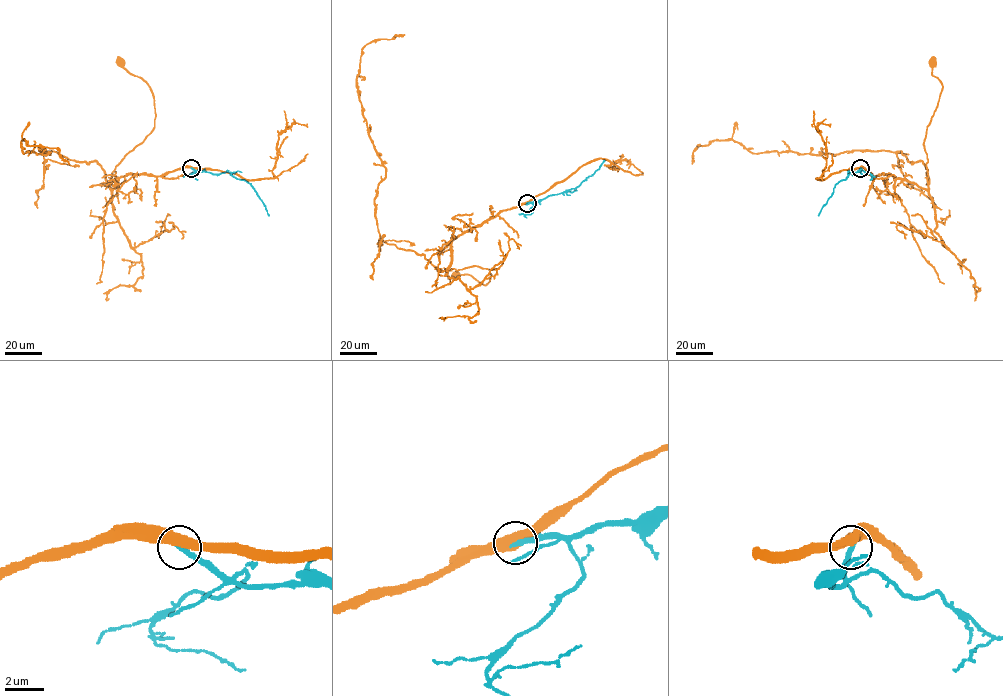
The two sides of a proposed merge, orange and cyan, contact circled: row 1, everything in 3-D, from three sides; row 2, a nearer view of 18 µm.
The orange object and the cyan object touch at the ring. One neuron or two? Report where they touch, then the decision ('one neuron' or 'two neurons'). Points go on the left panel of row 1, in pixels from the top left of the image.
at (191, 168); one neuron

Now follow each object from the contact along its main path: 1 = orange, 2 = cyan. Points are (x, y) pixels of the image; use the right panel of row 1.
1: (860, 168), (873, 176), (889, 174), (927, 188), (927, 154), (923, 142), (942, 88), (932, 74), (932, 62)
2: (860, 168), (835, 184), (818, 215)

